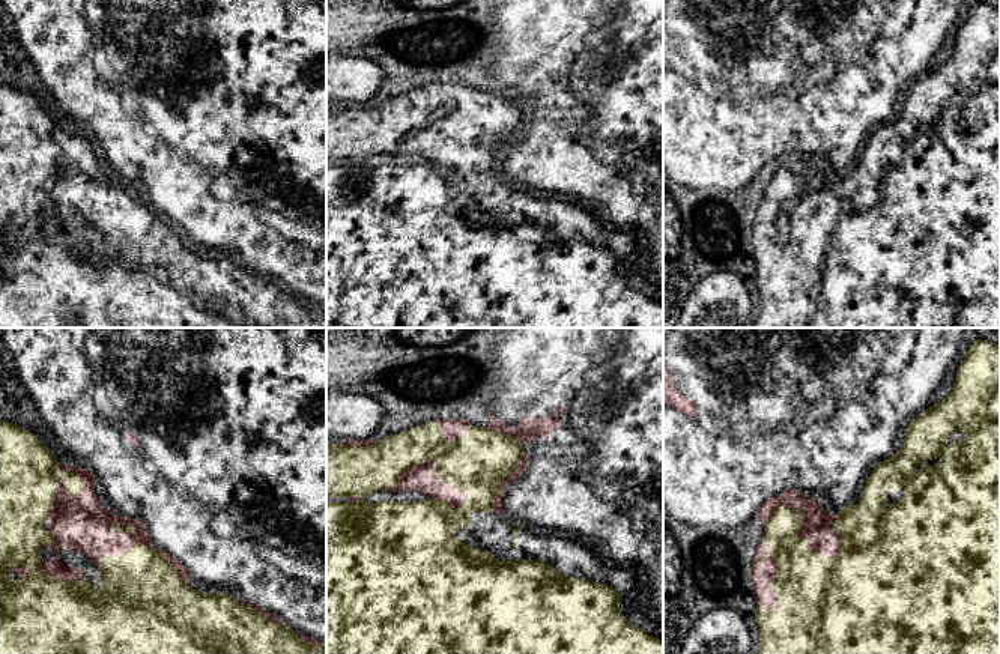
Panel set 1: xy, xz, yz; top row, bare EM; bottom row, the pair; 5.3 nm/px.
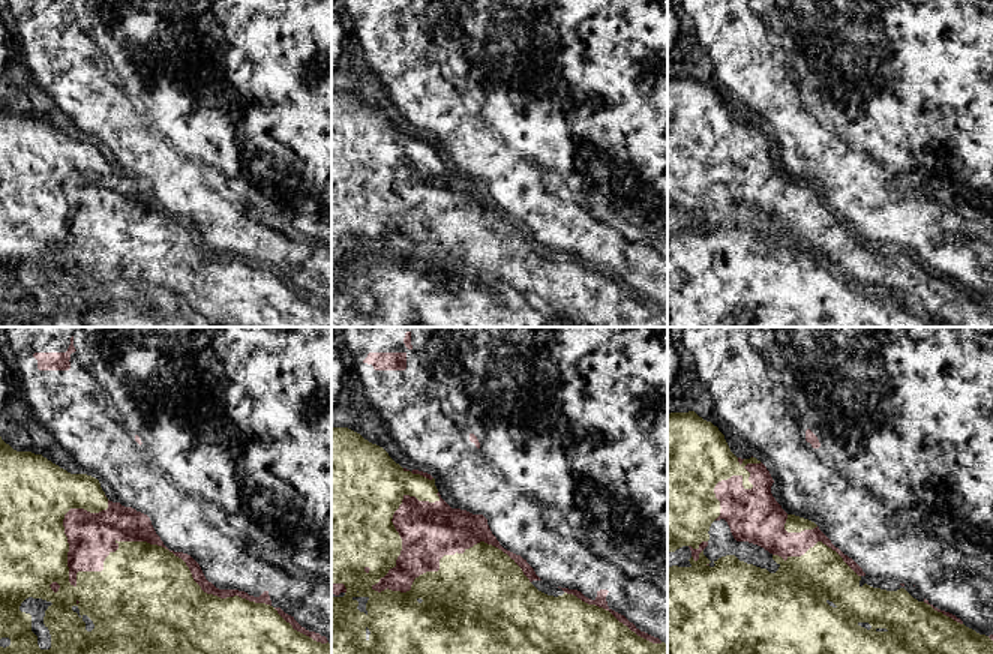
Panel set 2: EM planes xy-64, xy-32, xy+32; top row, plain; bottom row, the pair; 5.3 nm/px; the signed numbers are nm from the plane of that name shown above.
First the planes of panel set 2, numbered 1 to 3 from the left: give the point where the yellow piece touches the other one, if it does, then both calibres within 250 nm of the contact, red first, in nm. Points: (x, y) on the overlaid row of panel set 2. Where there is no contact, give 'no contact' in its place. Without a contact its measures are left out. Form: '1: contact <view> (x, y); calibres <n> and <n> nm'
1: contact xy-64 (132, 540); calibres 260 and 460 nm
2: contact xy-32 (446, 554); calibres 300 and 440 nm
3: contact xy+32 (737, 476); calibres 280 and 380 nm

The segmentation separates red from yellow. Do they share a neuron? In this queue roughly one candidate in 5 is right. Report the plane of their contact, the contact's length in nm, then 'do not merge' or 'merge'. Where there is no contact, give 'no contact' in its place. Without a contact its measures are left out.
yz | 440 nm | do not merge

